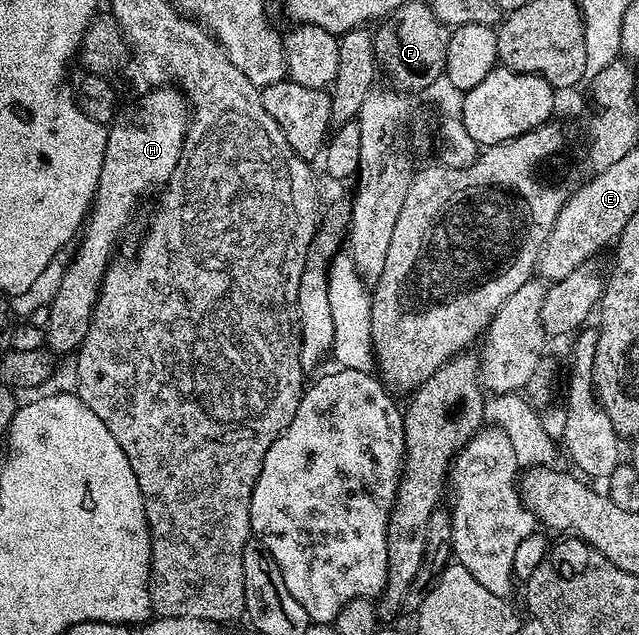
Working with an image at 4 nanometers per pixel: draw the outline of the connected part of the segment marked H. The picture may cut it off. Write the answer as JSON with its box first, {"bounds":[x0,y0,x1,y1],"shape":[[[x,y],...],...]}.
{"bounds":[44,84,188,356],"shape":[[[170,84],[147,91],[126,111],[122,110],[106,131],[104,164],[100,168],[98,191],[94,193],[81,231],[78,251],[71,262],[65,263],[59,291],[49,303],[50,315],[44,327],[44,346],[54,356],[73,355],[82,345],[90,320],[94,317],[94,305],[98,303],[98,292],[102,278],[106,275],[106,267],[115,257],[114,249],[122,233],[129,228],[130,217],[138,201],[153,186],[158,188],[165,184],[180,160],[188,125],[188,103],[182,91]]]}

